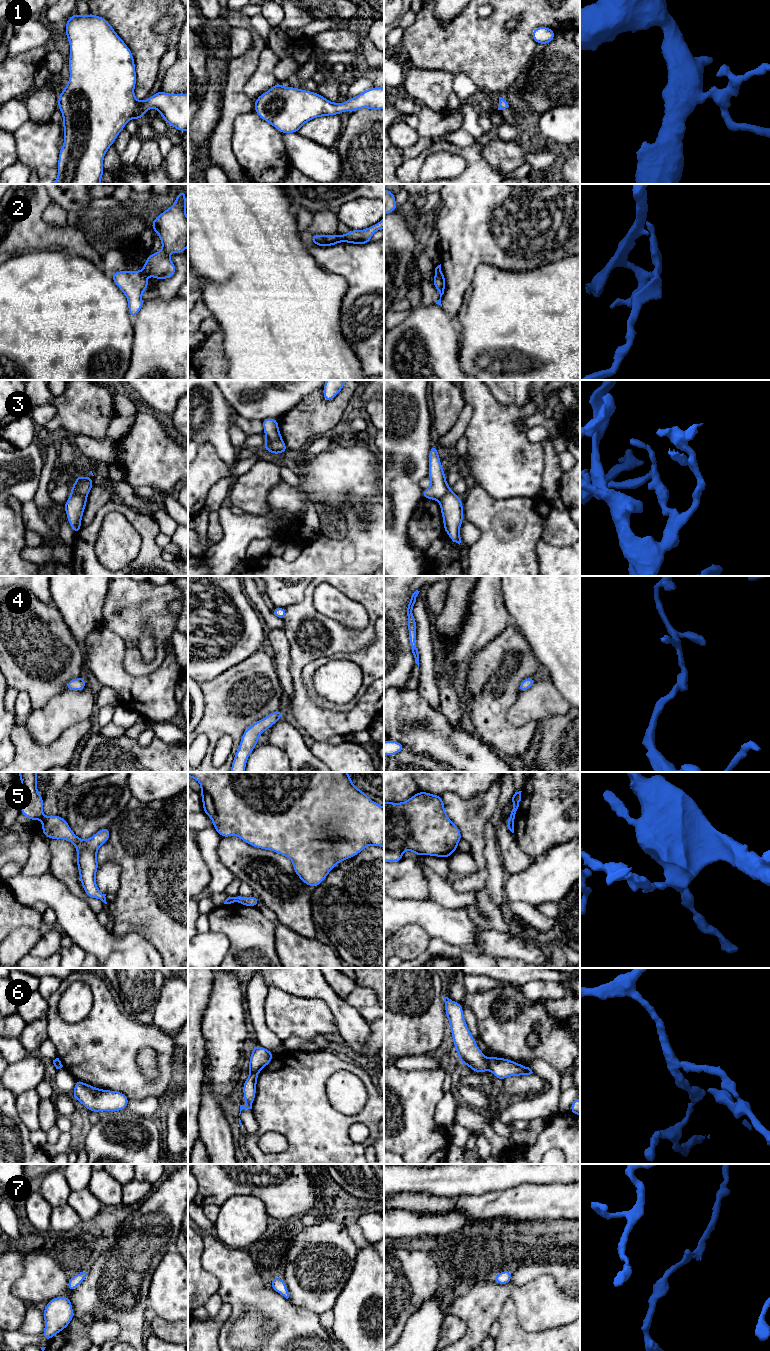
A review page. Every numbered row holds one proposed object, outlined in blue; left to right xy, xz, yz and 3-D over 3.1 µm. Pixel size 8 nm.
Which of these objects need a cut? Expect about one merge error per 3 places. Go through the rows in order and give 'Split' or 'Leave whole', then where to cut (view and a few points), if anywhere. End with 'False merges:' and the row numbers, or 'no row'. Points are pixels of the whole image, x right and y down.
1: Leave whole. No split
2: Split. Split along xz (339, 235), (341, 241)
3: Split. Split along xy (71, 492), (87, 495)
4: Leave whole. No split
5: Split. Split along xz (236, 896), (238, 901)
6: Split. Split along yz (486, 1059), (489, 1068)
7: Leave whole. No split
False merges: 2, 3, 5, 6

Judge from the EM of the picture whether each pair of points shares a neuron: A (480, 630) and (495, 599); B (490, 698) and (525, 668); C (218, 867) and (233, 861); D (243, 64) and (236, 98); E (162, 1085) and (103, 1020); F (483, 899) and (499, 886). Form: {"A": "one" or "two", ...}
{"A": "one", "B": "one", "C": "two", "D": "one", "E": "one", "F": "two"}

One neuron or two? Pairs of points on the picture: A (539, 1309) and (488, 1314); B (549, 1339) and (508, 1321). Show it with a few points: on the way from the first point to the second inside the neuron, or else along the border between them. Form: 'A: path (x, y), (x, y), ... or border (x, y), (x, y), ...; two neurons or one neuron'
A: path (526, 1297), (520, 1294), (505, 1294), (498, 1301); one neuron
B: path (539, 1339), (525, 1339), (517, 1331); one neuron

